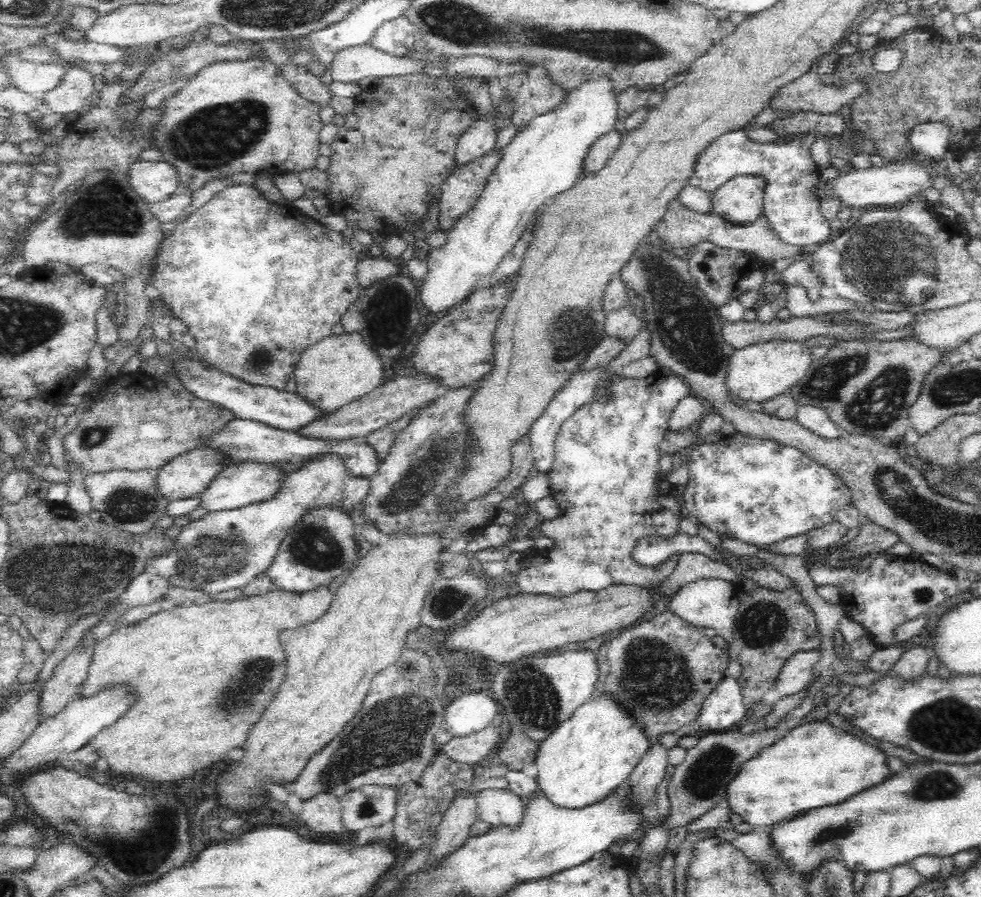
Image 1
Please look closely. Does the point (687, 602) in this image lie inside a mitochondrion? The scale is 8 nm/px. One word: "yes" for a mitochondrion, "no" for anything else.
no

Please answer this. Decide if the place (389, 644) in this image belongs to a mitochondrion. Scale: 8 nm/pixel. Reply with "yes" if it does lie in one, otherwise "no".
no

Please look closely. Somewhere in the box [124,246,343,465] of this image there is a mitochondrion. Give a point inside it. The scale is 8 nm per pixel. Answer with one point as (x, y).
(261, 360)

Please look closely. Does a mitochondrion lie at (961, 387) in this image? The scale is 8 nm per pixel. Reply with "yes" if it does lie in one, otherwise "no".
yes

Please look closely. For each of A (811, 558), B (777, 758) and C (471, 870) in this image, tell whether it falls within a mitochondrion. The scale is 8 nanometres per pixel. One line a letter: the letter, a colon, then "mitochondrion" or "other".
A: other
B: other
C: other

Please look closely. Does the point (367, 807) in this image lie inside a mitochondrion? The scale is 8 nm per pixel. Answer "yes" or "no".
yes

